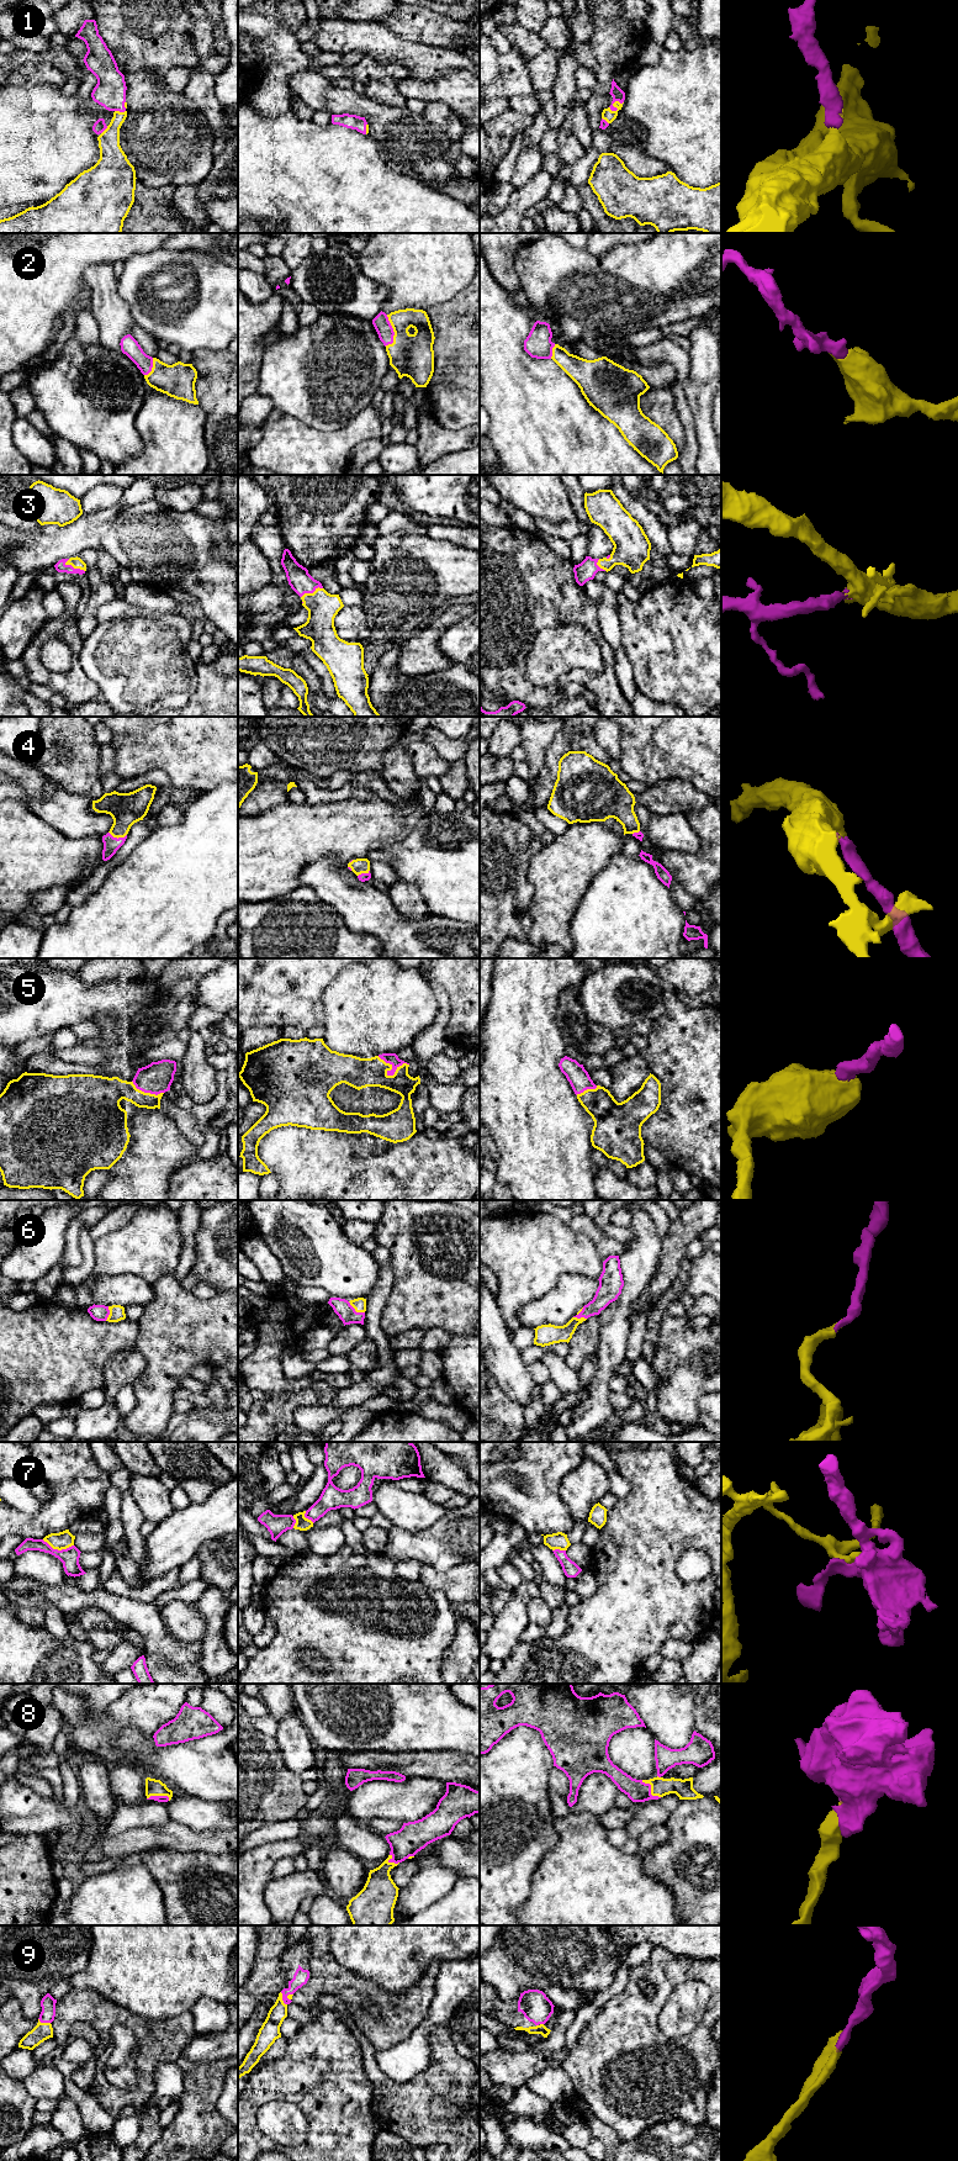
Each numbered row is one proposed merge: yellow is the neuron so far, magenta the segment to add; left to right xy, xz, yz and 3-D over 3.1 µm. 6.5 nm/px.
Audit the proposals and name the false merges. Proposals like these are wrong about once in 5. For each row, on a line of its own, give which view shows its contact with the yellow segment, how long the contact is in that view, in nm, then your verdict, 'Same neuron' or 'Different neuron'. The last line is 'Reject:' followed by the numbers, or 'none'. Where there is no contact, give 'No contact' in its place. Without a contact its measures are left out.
1: Touches yellow in yz. Shared border 110 nm. Same neuron
2: Touches yellow in xz. Shared border 200 nm. Same neuron
3: Touches yellow in xy. Shared border 150 nm. Same neuron
4: Touches yellow in xy. Shared border 120 nm. Same neuron
5: Touches yellow in xz. Shared border 220 nm. Same neuron
6: Touches yellow in yz. Shared border 100 nm. Same neuron
7: Touches yellow in xy. Shared border 220 nm. Different neuron
8: Touches yellow in yz. Shared border 170 nm. Same neuron
9: Touches yellow in xz. Shared border 100 nm. Same neuron
Reject: 7

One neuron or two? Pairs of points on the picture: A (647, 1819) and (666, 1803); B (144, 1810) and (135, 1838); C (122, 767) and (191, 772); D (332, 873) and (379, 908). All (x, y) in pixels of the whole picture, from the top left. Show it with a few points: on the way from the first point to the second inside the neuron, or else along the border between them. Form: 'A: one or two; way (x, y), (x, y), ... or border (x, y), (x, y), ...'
A: one; way (652, 1815), (661, 1808)
B: two; border (167, 1822), (154, 1827), (135, 1827), (111, 1837)
C: one; way (139, 760), (174, 760)
D: one; way (343, 884), (368, 908)

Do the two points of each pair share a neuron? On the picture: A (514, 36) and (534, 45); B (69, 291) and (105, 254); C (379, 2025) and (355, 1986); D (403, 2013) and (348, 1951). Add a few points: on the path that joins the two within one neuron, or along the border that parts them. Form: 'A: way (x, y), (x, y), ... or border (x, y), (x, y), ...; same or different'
A: way (519, 37), (529, 45); same
B: way (69, 279), (93, 254); same
C: way (368, 2021), (356, 2009), (355, 1997); same
D: border (358, 1974), (386, 1991), (403, 1992), (411, 1988); different

